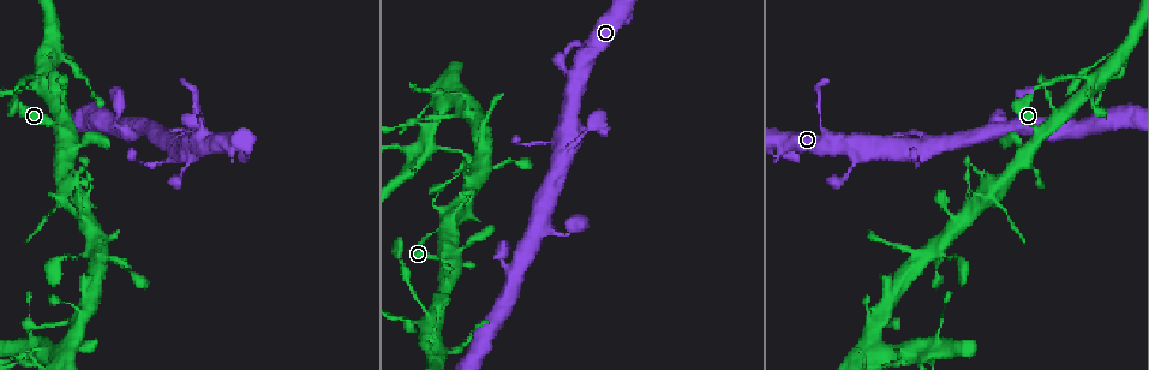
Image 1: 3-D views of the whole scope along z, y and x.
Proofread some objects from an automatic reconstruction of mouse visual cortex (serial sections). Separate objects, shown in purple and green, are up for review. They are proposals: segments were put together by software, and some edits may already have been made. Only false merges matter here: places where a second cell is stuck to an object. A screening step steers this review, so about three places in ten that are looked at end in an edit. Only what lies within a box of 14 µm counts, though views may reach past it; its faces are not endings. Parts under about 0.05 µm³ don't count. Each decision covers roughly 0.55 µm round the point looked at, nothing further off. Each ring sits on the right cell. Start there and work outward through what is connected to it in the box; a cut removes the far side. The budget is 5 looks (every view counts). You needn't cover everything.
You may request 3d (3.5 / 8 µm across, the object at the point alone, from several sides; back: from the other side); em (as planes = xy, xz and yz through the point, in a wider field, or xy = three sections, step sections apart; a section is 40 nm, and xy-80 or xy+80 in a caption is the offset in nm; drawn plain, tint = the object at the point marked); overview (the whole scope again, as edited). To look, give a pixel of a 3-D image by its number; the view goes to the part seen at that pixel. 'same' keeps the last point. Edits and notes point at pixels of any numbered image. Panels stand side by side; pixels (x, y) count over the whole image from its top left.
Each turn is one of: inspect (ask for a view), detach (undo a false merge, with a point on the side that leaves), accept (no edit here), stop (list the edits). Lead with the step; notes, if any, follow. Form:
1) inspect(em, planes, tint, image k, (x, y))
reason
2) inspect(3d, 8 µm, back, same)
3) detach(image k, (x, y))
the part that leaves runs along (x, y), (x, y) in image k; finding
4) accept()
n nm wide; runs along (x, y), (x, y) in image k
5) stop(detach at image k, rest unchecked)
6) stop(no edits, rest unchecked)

inspect(3d, 8 µm, image 1, (587, 47))
abrupt turn

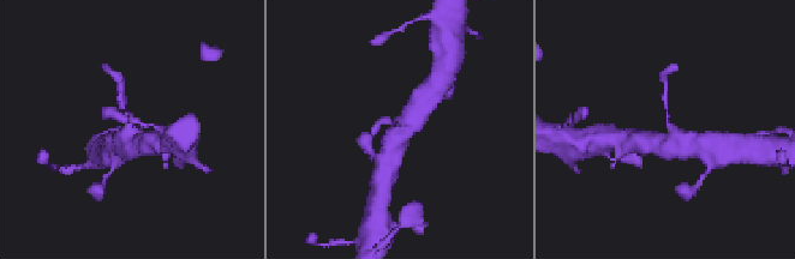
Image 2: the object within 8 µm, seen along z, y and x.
inspect(3d, 3.5 µm, image 2, (666, 122))
closer look

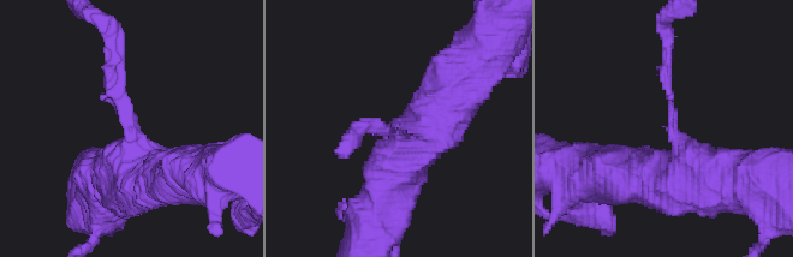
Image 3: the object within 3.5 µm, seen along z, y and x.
inspect(em, xy, step 5, tint, image 3, (674, 129))
arms of 150, 600 nm

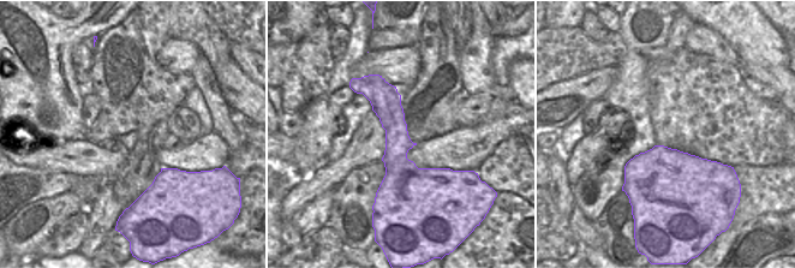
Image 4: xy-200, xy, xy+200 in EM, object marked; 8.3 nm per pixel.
detach(image 3, (663, 73))
the part that leaves runs along (673, 105), (667, 87), (663, 28) in image 3; two cells meet here

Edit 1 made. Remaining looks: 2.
inspect(em, planes, tint, image 1, (570, 147))
abrupt turn

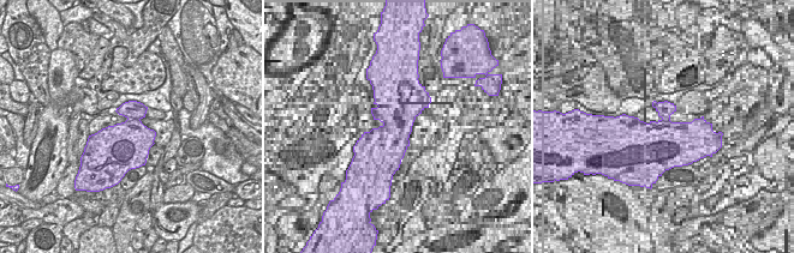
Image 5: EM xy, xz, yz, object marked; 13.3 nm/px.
inspect(3d, 3.5 µm, same)

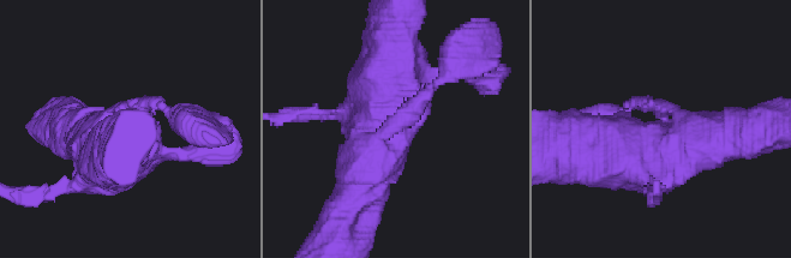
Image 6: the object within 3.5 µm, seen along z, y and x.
accept()
continuous, no second cell

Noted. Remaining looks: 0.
stop(detach at image 3, rest unchecked)

